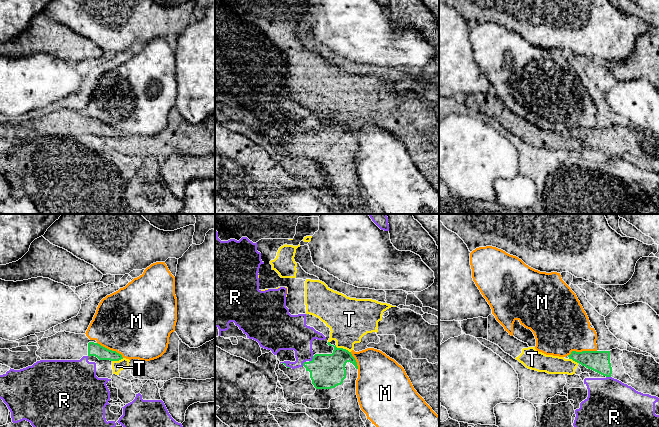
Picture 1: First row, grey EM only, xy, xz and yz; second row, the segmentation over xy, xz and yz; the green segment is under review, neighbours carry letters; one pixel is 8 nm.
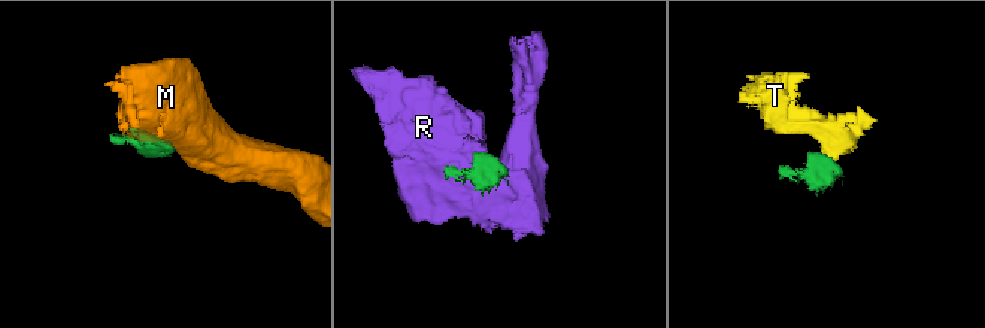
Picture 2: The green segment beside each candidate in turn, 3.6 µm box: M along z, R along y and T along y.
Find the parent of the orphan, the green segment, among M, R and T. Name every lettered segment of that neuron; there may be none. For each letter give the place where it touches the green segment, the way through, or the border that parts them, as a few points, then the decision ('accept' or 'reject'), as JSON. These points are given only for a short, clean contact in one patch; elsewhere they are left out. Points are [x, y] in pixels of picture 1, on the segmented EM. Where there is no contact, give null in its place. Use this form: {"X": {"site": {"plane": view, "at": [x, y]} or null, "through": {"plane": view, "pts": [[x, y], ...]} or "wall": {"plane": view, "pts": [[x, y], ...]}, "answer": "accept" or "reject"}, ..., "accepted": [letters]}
{"M": {"site": {"plane": "yz", "at": [582, 351]}, "answer": "reject"}, "R": {"site": {"plane": "xz", "at": [312, 359]}, "answer": "reject"}, "T": {"site": {"plane": "xz", "at": [342, 348]}, "wall": {"plane": "xz", "pts": [[335, 345], [345, 348], [350, 352]]}, "answer": "reject"}, "accepted": []}

